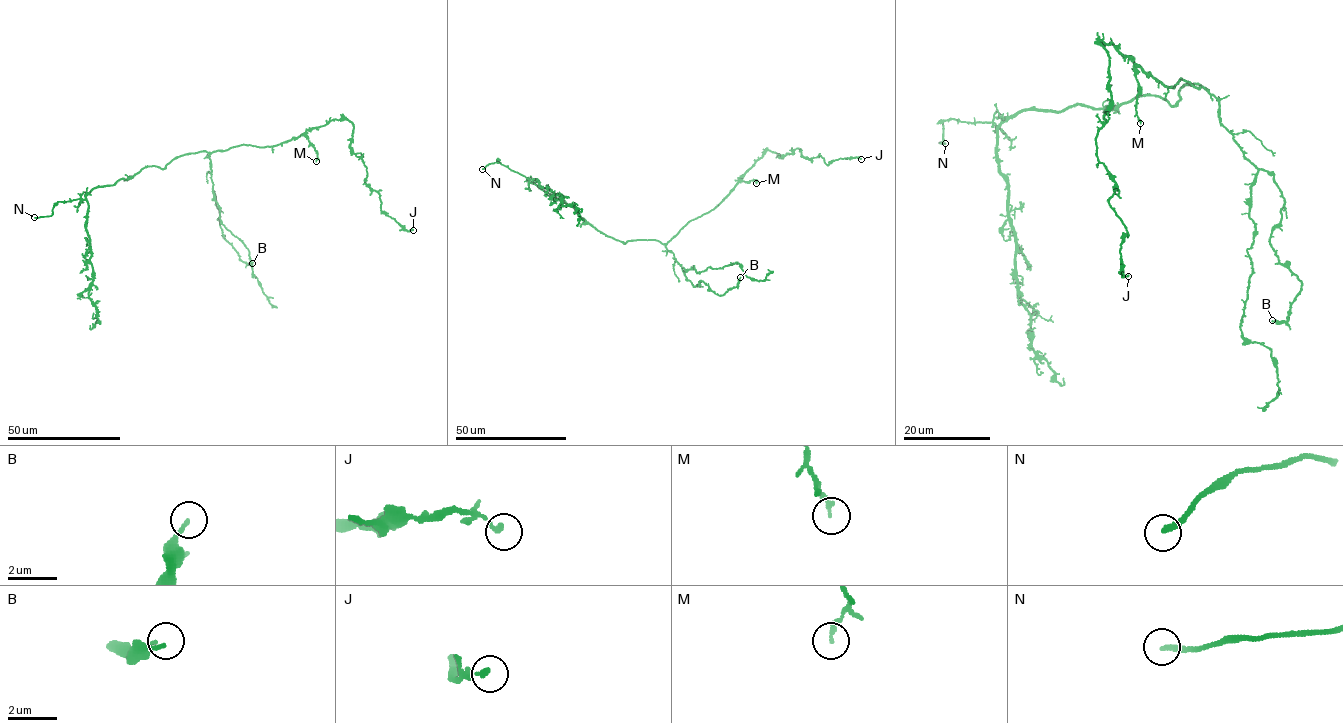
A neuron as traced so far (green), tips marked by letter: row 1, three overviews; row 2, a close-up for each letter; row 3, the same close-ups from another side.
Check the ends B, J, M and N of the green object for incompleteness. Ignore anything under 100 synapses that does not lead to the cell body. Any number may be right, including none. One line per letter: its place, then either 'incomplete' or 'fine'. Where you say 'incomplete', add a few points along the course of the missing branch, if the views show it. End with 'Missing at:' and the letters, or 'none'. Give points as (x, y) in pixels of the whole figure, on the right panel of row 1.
B: at (1272, 320); fine
J: at (1128, 276); fine
M: at (1140, 123); fine
N: at (945, 143); incomplete; missing branch runs (945, 143), (956, 126), (965, 126), (969, 130)
Missing at: N

